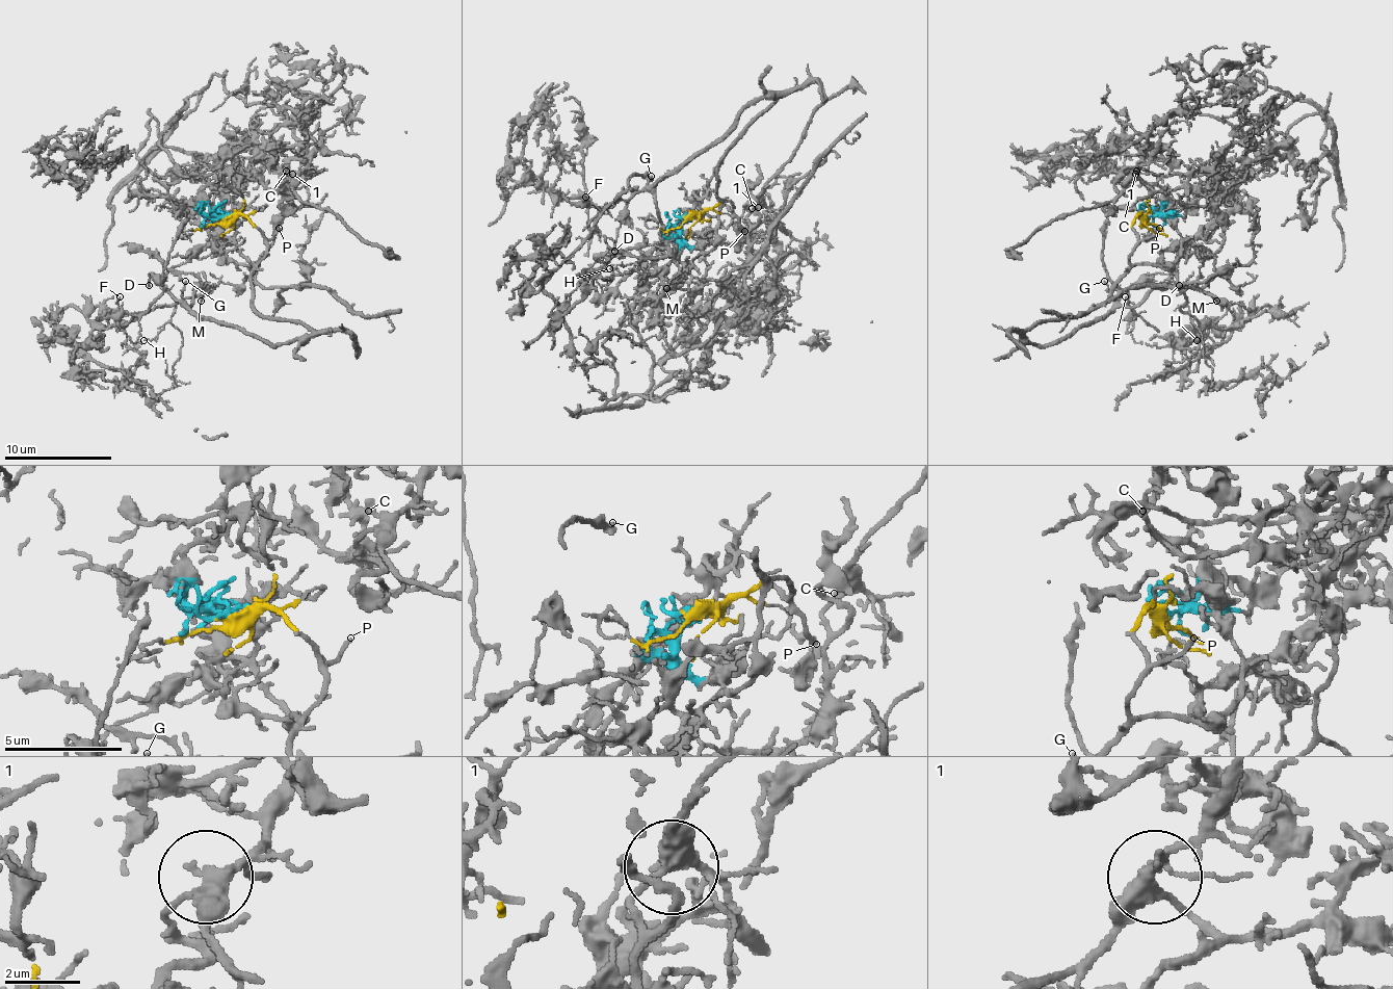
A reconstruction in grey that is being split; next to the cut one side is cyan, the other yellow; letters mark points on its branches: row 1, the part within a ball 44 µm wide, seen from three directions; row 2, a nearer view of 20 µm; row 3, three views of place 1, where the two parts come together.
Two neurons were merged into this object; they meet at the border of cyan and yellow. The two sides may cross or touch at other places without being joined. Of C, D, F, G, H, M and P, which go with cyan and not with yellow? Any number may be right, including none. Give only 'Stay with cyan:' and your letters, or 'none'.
Stay with cyan: C

